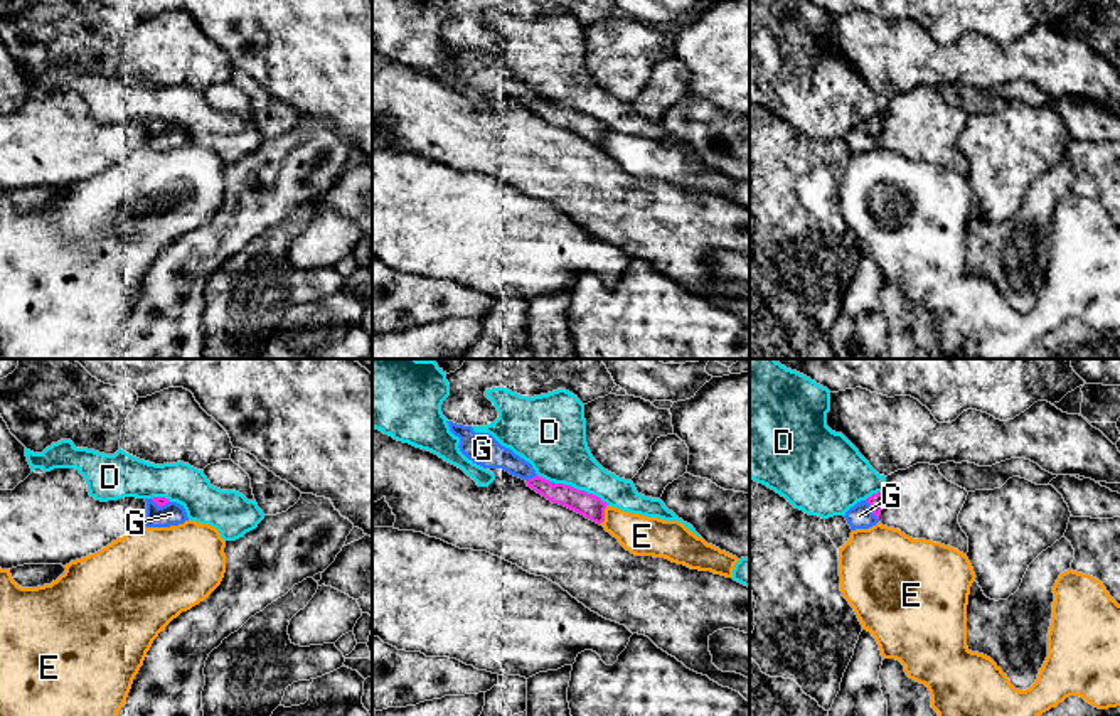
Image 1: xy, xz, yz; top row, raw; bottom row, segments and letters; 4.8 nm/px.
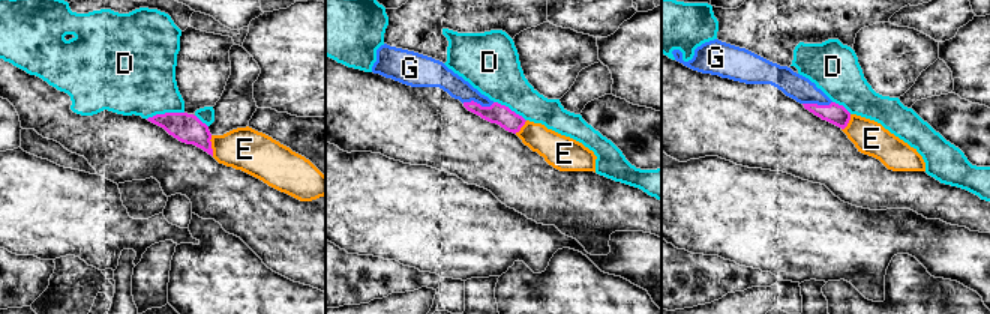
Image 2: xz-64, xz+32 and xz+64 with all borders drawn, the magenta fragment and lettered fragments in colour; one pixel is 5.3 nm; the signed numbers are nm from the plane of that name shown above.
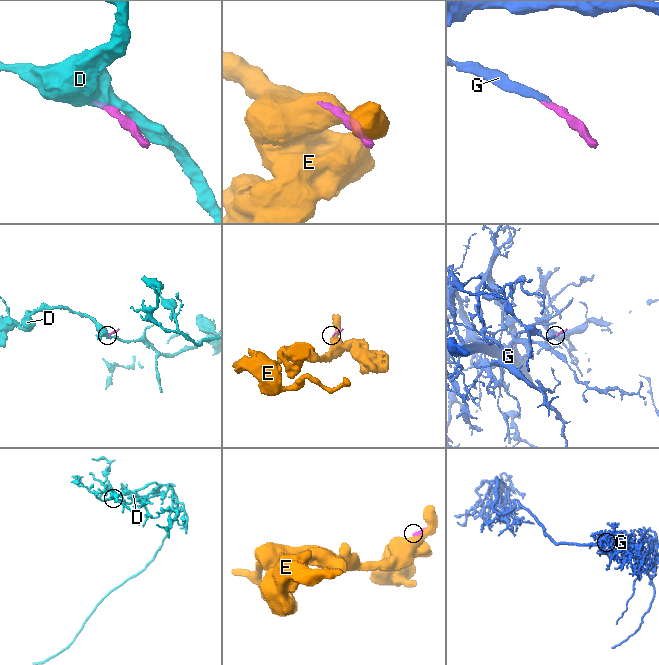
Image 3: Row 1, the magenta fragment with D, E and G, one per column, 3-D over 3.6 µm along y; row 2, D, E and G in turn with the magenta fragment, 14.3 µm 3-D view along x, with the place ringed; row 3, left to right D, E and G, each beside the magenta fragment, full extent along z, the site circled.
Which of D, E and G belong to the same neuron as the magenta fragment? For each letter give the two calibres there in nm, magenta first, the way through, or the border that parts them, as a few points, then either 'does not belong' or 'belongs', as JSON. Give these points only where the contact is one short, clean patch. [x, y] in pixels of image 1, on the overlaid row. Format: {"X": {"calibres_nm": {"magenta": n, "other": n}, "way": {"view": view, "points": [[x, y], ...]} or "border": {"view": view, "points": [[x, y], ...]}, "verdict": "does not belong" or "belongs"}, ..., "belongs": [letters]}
{"D": {"calibres_nm": {"magenta": 120, "other": 300}, "border": {"view": "xz", "points": [[554, 482], [592, 492], [608, 504]]}, "verdict": "does not belong"}, "E": {"calibres_nm": {"magenta": 120, "other": 190}, "verdict": "does not belong"}, "G": {"calibres_nm": {"magenta": 70, "other": 120}, "way": {"view": "yz", "points": [[874, 501], [871, 511], [859, 516]]}, "verdict": "belongs"}, "belongs": ["G"]}

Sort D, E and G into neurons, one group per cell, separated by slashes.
D / E / G

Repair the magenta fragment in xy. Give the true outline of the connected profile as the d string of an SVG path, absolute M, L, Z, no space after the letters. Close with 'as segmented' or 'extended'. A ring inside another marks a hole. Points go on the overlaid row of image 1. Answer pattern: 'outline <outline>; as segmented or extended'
outline M165 497L145 499L147 502L147 519L143 526L147 527L170 527L189 521L184 505L170 502Z; extended

